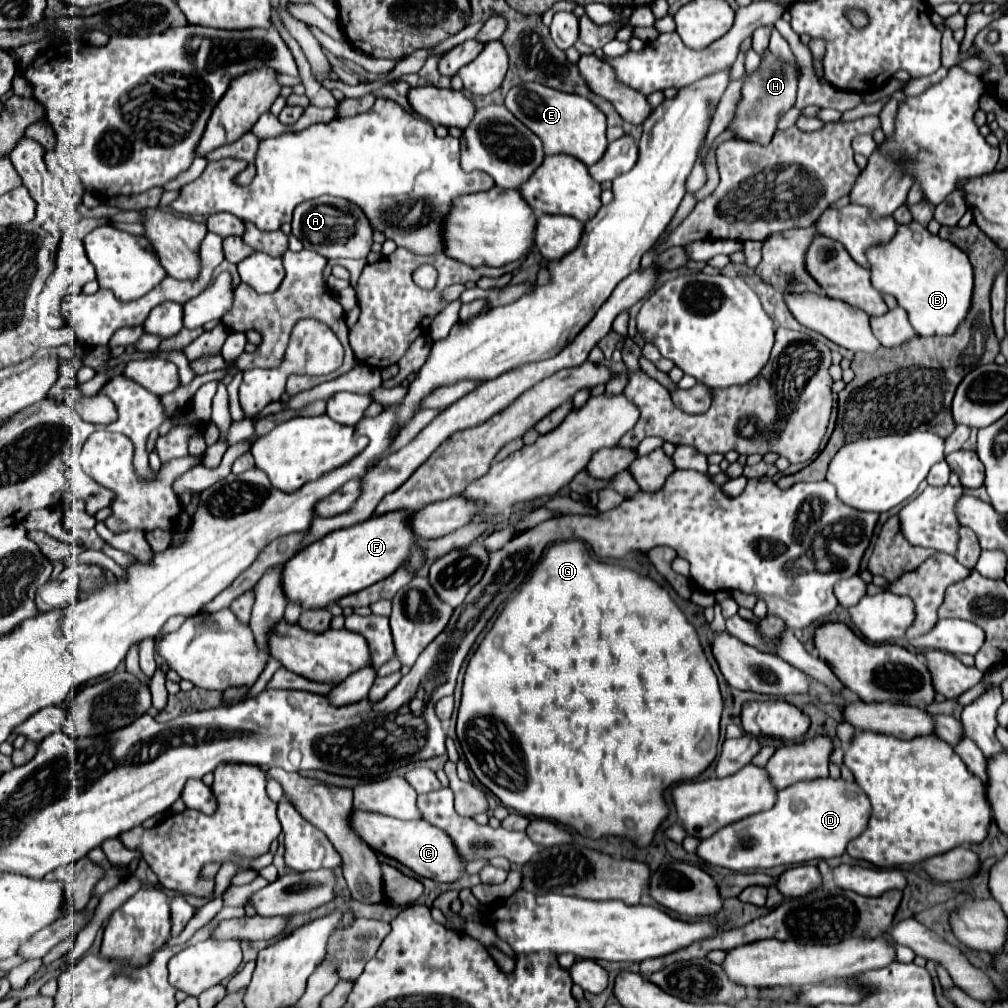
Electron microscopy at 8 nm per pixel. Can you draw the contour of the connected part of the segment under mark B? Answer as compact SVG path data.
M912 221L910 225L900 225L890 243L868 249L868 261L872 263L872 285L880 293L896 297L918 335L950 337L964 323L972 305L974 271L968 255L950 241L932 235L926 227Z

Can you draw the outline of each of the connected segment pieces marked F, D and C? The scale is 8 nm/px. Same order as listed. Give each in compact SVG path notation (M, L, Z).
M384 513L364 523L332 531L284 563L282 591L288 603L298 603L304 611L326 609L342 597L358 593L394 573L408 559L416 541L404 519L406 513Z
M832 777L800 781L782 789L772 809L726 825L712 837L700 841L696 855L710 865L738 873L840 857L846 851L846 845L866 829L870 811L870 801L856 783Z
M354 811L352 813L352 827L360 833L360 837L374 849L388 857L398 859L402 865L410 867L422 877L440 881L440 883L454 883L466 875L466 861L456 851L456 845L452 845L452 839L448 833L442 833L442 829L436 829L434 825L428 825L428 821L402 821L394 817L386 817L380 813L368 813L368 811Z

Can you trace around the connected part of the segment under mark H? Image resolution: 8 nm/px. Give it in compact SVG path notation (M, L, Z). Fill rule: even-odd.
M766 53L766 59L762 61L760 69L742 87L742 101L738 105L736 119L730 123L730 129L736 131L736 137L766 145L776 133L778 117L784 115L794 105L796 85L798 85L796 69L792 65L784 65L776 61L770 53Z

